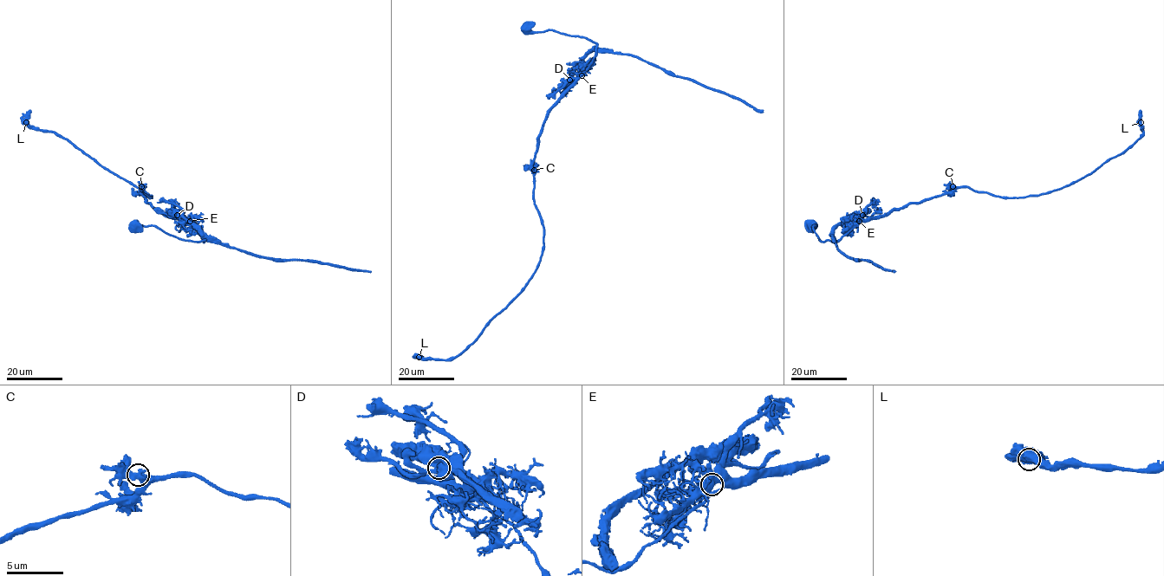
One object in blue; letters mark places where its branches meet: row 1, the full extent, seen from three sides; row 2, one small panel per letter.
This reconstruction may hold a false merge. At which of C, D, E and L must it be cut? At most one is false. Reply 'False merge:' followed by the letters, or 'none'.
False merge: D

